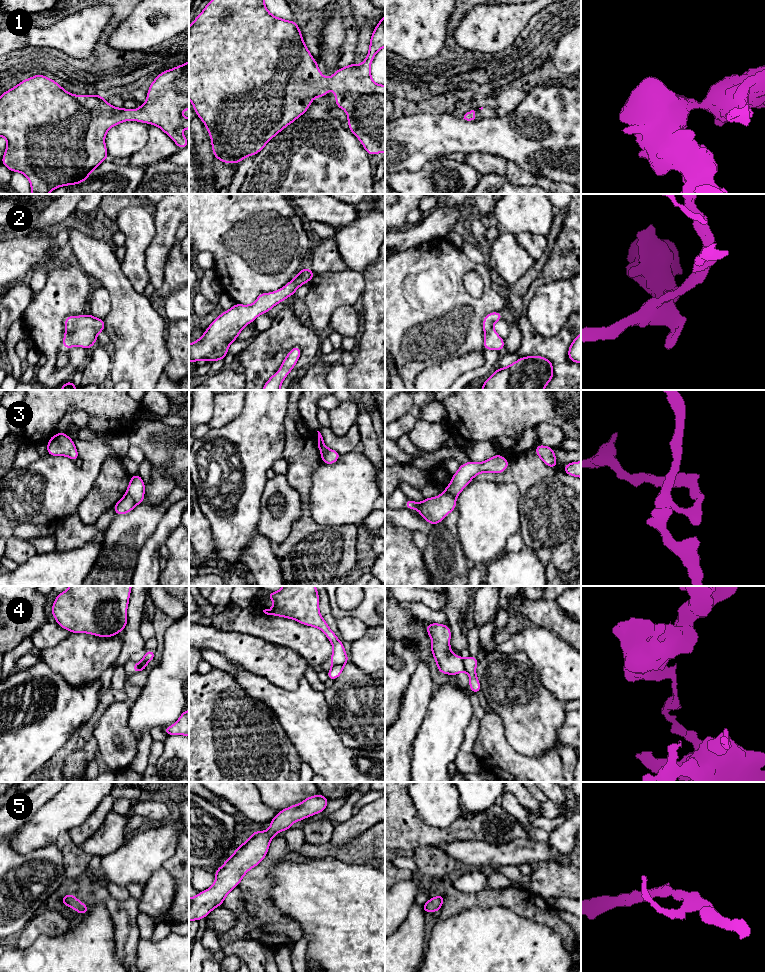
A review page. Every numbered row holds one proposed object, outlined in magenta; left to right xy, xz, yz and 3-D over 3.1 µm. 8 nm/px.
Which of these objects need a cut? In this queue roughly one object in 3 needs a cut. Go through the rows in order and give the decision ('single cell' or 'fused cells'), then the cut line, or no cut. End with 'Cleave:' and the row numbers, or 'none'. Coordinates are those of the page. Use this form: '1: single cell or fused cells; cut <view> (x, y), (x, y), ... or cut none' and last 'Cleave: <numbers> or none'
1: single cell; cut none
2: single cell; cut none
3: fused cells; cut xy (126, 492), (136, 504)
4: fused cells; cut xz (343, 664), (335, 664), (333, 666)
5: single cell; cut none
Cleave: 3, 4

